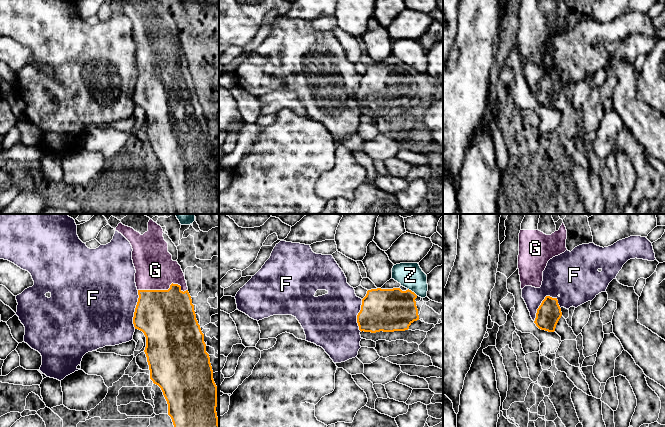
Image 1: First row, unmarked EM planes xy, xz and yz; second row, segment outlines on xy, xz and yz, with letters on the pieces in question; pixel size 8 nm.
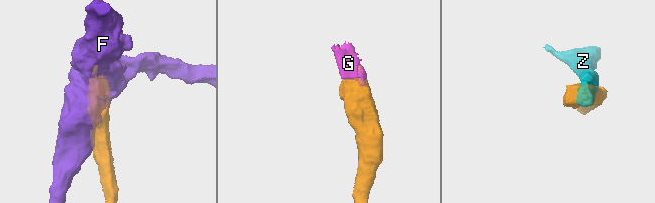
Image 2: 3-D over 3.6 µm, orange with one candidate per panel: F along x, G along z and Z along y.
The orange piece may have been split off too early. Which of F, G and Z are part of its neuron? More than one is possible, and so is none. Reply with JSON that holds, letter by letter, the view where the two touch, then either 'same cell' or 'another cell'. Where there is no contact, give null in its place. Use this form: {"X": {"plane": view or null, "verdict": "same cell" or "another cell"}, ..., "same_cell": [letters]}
{"F": {"plane": "yz", "verdict": "another cell"}, "G": {"plane": "xy", "verdict": "same cell"}, "Z": {"plane": "xz", "verdict": "another cell"}, "same_cell": ["G"]}

